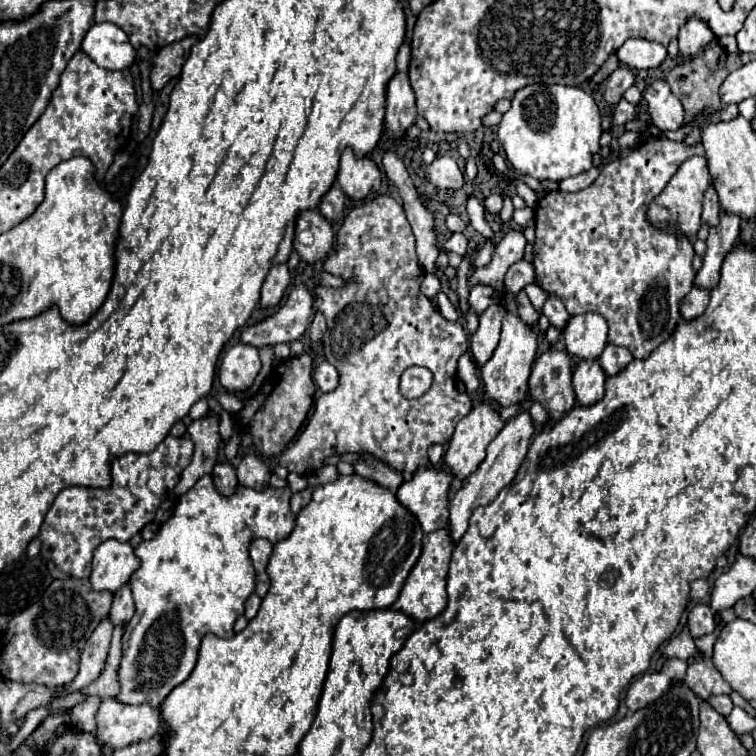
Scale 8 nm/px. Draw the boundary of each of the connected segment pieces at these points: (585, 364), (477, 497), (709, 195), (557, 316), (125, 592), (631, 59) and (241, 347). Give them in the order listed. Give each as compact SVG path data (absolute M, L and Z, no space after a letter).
M581 359L573 371L573 389L581 405L593 405L605 395L605 371L595 359Z
M527 411L519 413L517 417L513 417L511 421L507 421L507 425L501 429L501 433L489 443L487 447L487 457L485 461L479 465L479 469L469 475L461 489L453 495L451 499L451 505L449 505L449 529L451 529L451 539L453 543L457 543L465 531L469 529L469 519L473 515L473 511L481 505L487 505L491 503L495 497L497 497L497 491L501 491L503 487L507 487L511 481L513 481L513 475L517 473L525 453L527 453L527 447L529 447L529 439L533 435L533 421L531 421L531 415Z
M709 187L705 193L705 199L703 199L703 213L701 213L703 223L717 225L719 223L719 211L721 211L721 205L719 205L717 193L713 187Z
M547 293L547 295L549 295L549 297L547 297L545 305L543 305L543 313L545 313L547 319L551 321L551 325L563 329L565 323L567 323L567 319L569 319L569 313L567 313L565 305L559 301L559 297L555 297L553 293Z
M125 585L115 593L113 607L111 607L111 613L109 613L109 621L115 627L127 625L129 619L133 617L133 613L135 613L135 605L133 605L133 597L131 597L131 589L129 589L129 585Z
M633 37L617 49L617 57L631 69L651 69L661 65L661 61L667 57L667 49L661 43Z
M237 343L225 353L225 361L221 361L219 381L227 391L237 393L249 389L259 371L261 371L259 349L253 345Z

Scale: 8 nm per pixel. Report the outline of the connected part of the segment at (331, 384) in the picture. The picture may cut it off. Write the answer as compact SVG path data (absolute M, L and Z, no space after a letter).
M323 361L321 365L315 367L313 379L315 379L315 383L319 385L319 389L321 389L323 393L327 393L327 391L333 391L333 389L337 387L337 383L339 383L339 373L337 373L337 369L335 369L331 363Z

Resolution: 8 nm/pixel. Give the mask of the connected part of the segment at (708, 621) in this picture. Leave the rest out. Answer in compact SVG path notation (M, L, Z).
M695 605L689 611L687 627L689 627L689 633L693 635L693 639L699 639L699 637L703 637L707 633L713 633L715 631L713 611L707 605Z

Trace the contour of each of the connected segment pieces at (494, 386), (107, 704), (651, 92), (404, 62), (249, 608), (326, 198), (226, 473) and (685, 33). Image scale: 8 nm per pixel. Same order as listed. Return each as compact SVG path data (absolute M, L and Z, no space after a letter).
M507 313L503 319L503 331L501 331L501 341L493 353L493 357L481 365L481 379L485 383L487 395L503 405L509 407L513 403L519 403L525 393L527 393L527 379L529 379L529 371L531 365L535 361L537 355L537 341L539 341L539 333L533 325L527 325L519 315L515 313Z
M105 699L99 713L97 713L95 735L97 735L97 741L101 741L105 747L119 749L119 747L127 747L129 743L151 739L153 735L159 733L161 727L163 727L163 719L161 719L159 707L153 709L149 703L129 705L129 703L121 703L119 699Z
M667 81L651 83L643 93L651 119L661 131L675 131L685 123L685 109L681 101L671 93Z
M405 41L397 53L397 71L408 71L409 63L411 59L410 44Z
M251 595L247 599L247 603L245 603L245 617L247 617L247 621L251 621L257 615L259 607L261 607L261 597L259 595Z
M333 185L323 197L321 197L321 203L319 203L319 213L327 219L327 221L335 221L337 217L343 215L343 209L345 209L345 193L341 191L339 185Z
M227 461L217 463L215 471L213 471L213 481L215 481L215 487L219 489L219 493L231 495L233 489L237 487L237 471L235 471L235 467L231 463L227 463Z
M691 17L679 31L679 53L681 57L693 57L711 41L715 41L711 27L703 19Z

